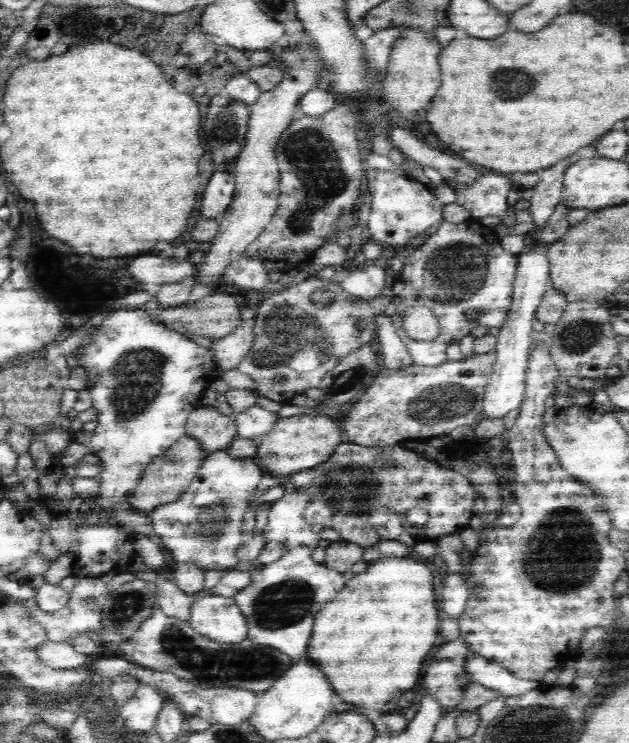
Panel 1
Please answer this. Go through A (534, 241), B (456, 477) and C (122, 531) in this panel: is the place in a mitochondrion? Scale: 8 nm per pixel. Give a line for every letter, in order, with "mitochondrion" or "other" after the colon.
A: other
B: other
C: other

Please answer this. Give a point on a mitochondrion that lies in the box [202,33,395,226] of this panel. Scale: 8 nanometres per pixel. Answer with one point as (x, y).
(228, 133)

